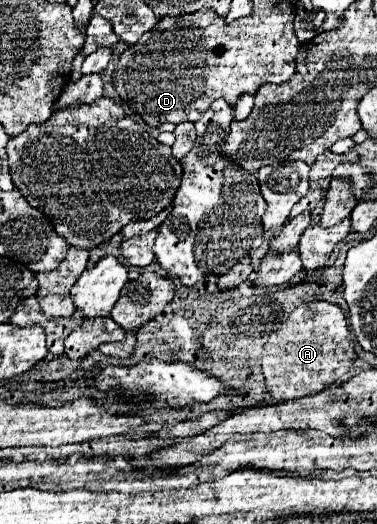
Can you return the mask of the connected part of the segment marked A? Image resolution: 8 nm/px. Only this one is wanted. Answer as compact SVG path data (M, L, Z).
M309 302L297 306L289 314L289 318L269 334L269 342L263 348L263 374L267 390L273 396L271 404L303 398L325 390L329 384L335 384L339 378L343 378L353 368L353 362L355 362L355 340L351 336L343 310L337 304L329 302Z

